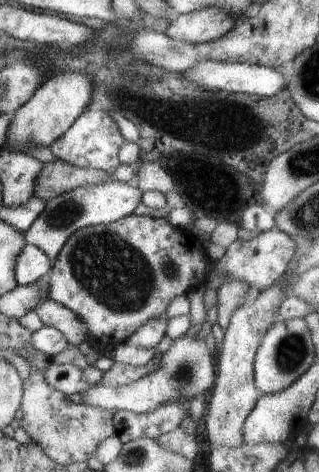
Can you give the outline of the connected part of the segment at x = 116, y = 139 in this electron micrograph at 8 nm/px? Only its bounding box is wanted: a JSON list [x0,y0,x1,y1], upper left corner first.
[49,108,123,175]

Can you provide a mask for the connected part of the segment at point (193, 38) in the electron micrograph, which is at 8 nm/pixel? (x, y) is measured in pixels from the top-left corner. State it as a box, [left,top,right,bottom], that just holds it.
[164,7,237,43]

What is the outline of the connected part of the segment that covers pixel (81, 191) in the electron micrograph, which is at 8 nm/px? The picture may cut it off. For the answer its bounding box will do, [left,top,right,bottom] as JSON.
[23,178,142,262]

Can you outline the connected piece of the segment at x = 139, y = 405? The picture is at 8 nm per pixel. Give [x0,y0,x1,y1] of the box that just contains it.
[79,335,215,414]

